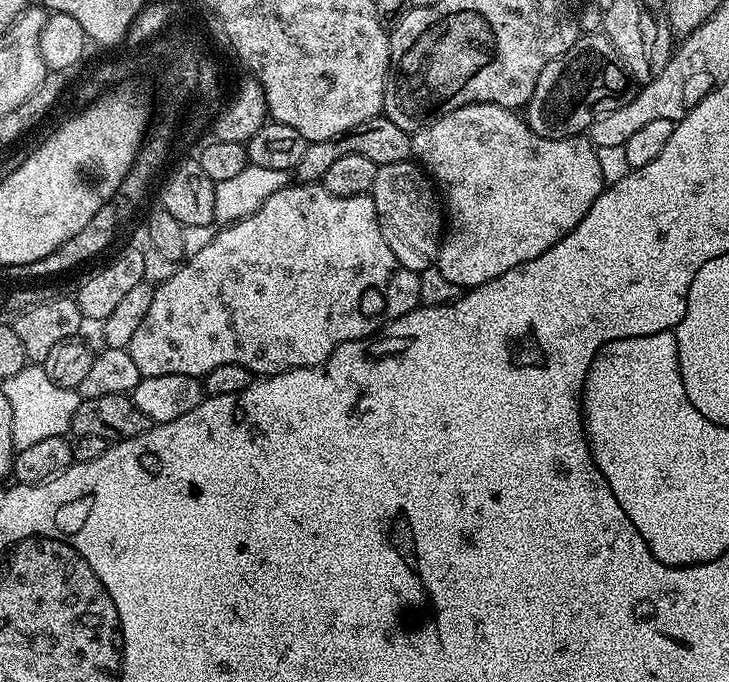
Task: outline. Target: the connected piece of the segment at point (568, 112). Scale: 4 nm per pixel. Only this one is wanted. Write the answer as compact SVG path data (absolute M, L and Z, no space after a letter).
M584 34L566 54L554 58L542 70L538 86L526 106L526 123L534 134L557 140L587 133L588 127L602 114L626 106L634 95L634 81L610 38L603 34Z

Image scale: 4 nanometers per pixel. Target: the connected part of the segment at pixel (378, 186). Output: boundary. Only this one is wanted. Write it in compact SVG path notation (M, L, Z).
M416 162L381 164L371 193L374 210L378 210L378 226L386 246L394 250L394 258L414 273L433 267L440 257L440 242L446 228L442 200L425 169Z

